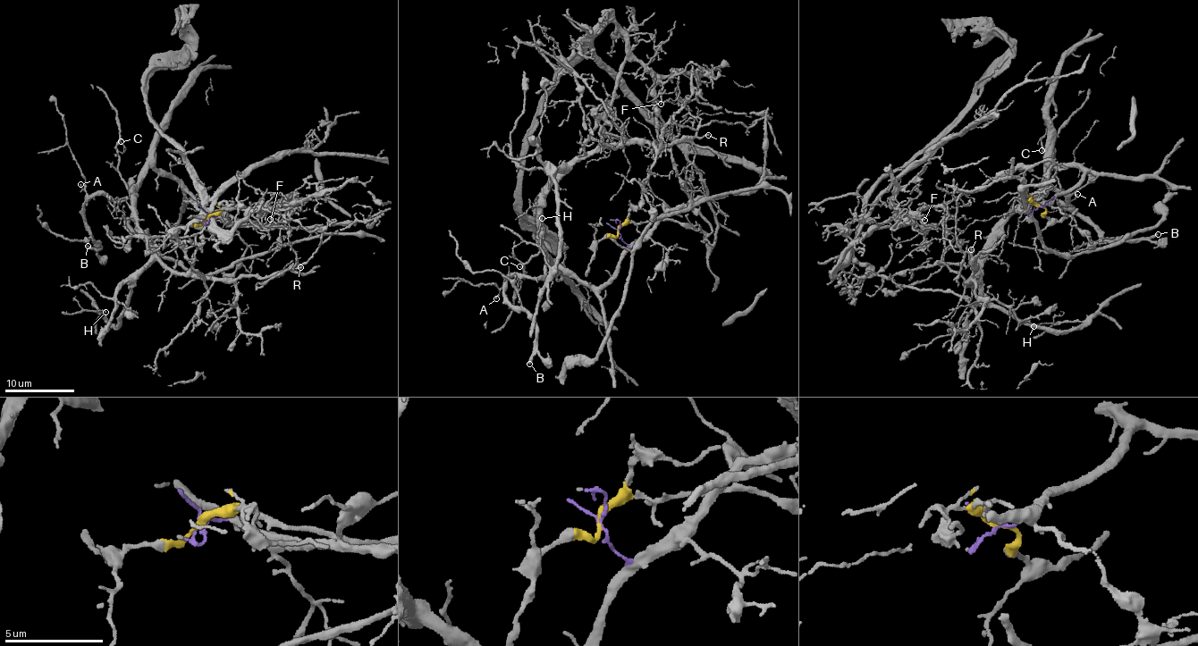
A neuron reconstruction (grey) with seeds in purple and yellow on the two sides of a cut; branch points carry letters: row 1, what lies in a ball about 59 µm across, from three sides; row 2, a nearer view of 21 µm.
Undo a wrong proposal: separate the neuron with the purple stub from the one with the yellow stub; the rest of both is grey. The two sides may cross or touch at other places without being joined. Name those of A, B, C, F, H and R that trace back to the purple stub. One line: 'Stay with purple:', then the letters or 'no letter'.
Stay with purple: A, B, C, H, R

